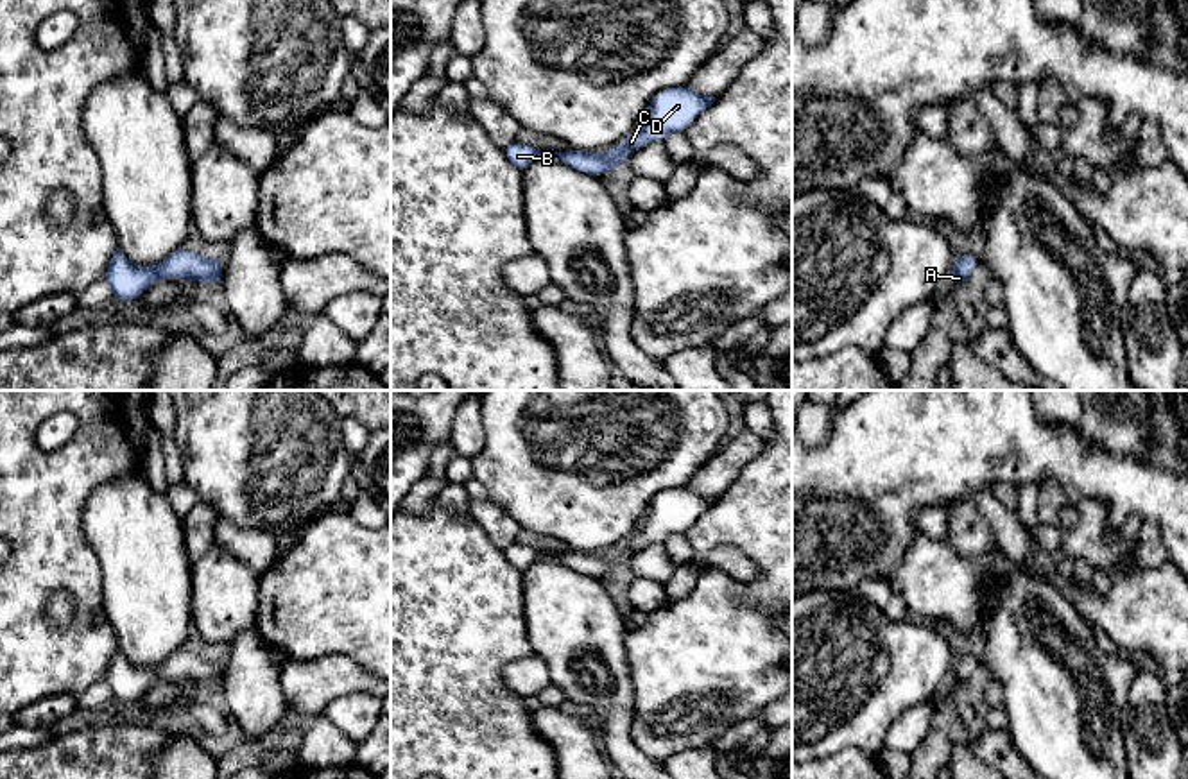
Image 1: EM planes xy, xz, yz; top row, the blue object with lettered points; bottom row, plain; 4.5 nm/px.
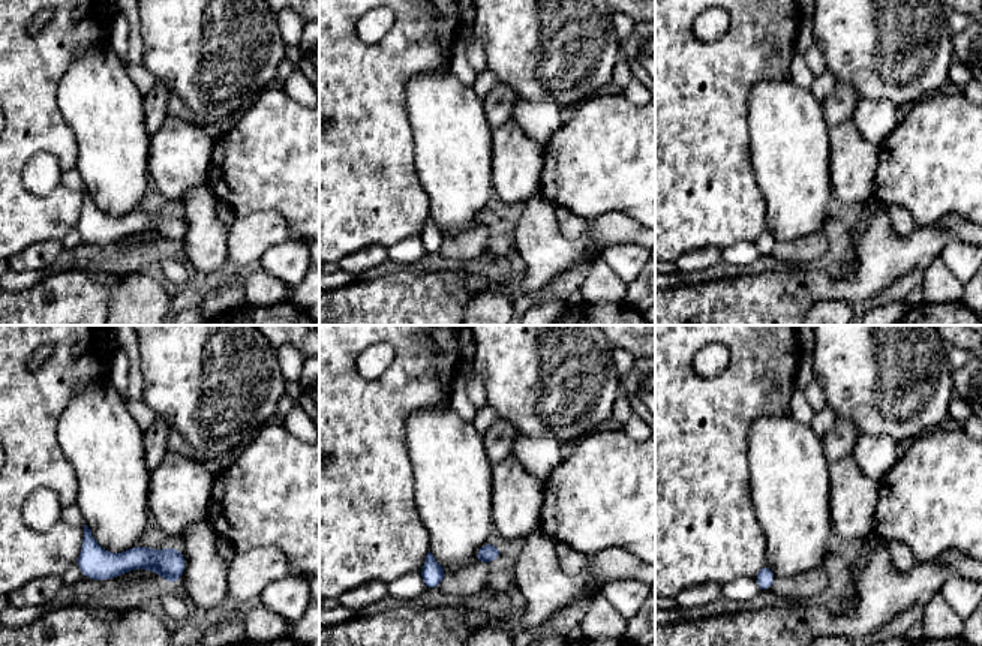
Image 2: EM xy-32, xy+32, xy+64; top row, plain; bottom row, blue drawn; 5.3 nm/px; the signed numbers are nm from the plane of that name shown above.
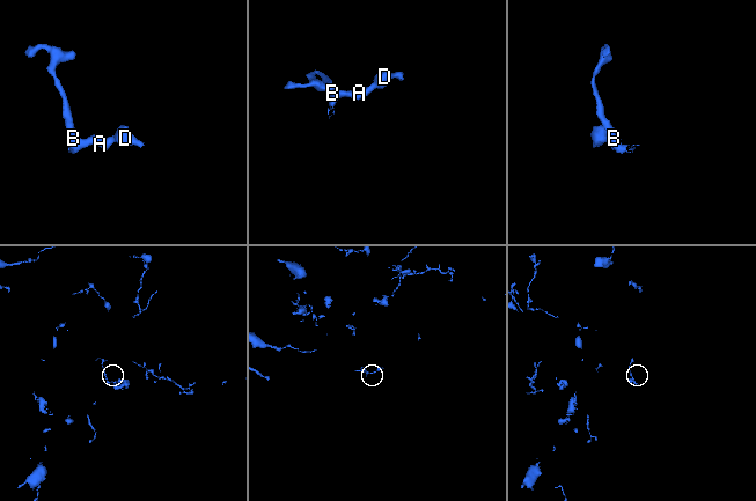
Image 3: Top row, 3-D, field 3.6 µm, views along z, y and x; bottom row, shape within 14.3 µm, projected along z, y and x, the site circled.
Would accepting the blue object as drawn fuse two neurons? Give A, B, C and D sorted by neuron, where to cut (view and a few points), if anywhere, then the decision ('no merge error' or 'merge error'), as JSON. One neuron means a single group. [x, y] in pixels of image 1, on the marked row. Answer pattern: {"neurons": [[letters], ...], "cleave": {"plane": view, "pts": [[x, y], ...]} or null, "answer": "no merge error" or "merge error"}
{"neurons": [["A", "B", "C", "D"]], "cleave": null, "answer": "no merge error"}

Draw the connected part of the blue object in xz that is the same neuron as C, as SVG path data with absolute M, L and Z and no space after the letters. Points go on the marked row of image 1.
M690 86L667 88L649 104L647 122L629 134L609 152L566 150L554 152L559 159L590 175L600 177L606 172L620 170L625 158L649 141L663 141L672 133L686 133L693 120L715 102L717 97L702 97Z

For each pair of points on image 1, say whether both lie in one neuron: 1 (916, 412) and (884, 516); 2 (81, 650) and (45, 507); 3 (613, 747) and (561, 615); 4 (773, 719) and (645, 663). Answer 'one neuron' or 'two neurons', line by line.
1: one neuron
2: one neuron
3: one neuron
4: two neurons

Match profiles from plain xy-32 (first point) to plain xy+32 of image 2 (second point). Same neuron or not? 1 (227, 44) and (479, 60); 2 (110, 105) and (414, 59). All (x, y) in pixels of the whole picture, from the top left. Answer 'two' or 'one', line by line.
1: two
2: two

